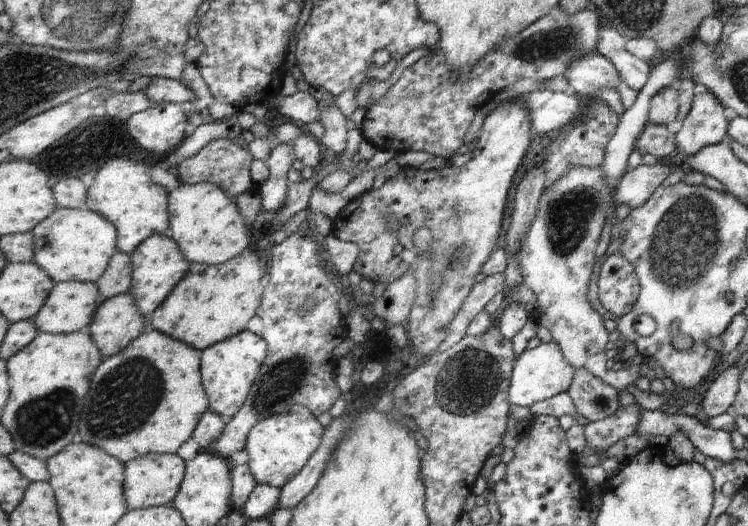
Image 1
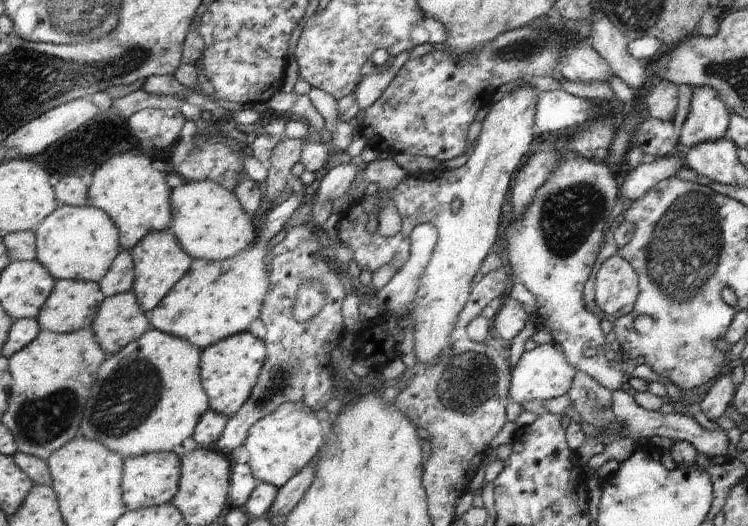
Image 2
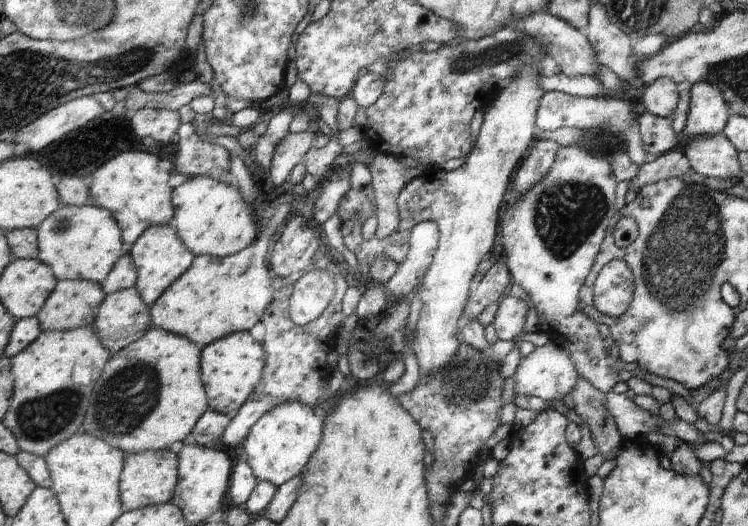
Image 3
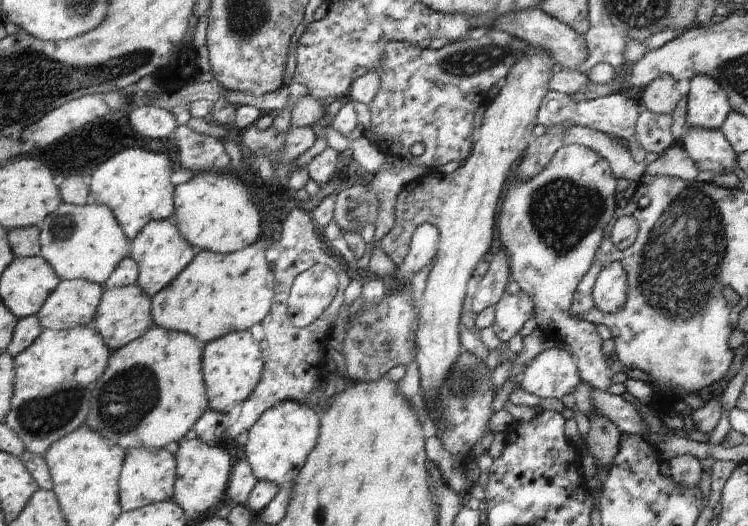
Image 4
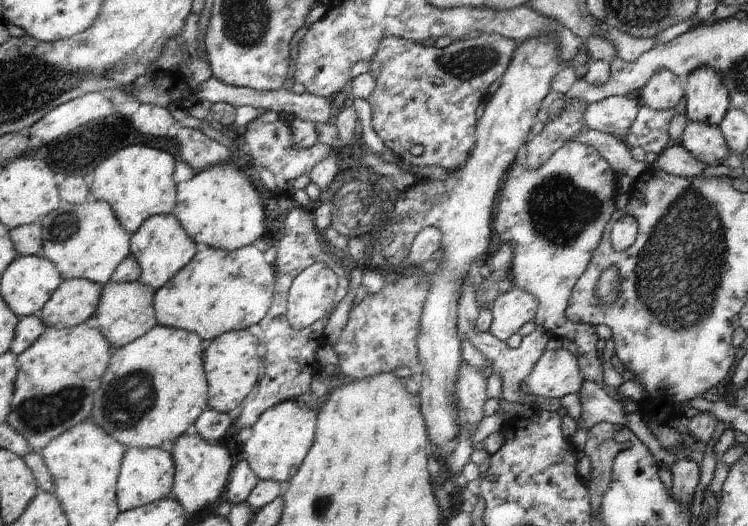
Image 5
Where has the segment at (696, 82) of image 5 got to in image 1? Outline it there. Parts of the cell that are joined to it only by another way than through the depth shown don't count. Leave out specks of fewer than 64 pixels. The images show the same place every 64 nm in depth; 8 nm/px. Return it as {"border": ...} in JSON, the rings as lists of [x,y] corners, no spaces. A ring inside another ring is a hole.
{"border":[[[712,93],[695,94],[681,128],[674,134],[676,158],[686,159],[705,146],[724,141],[728,122],[723,112],[724,108]]]}

